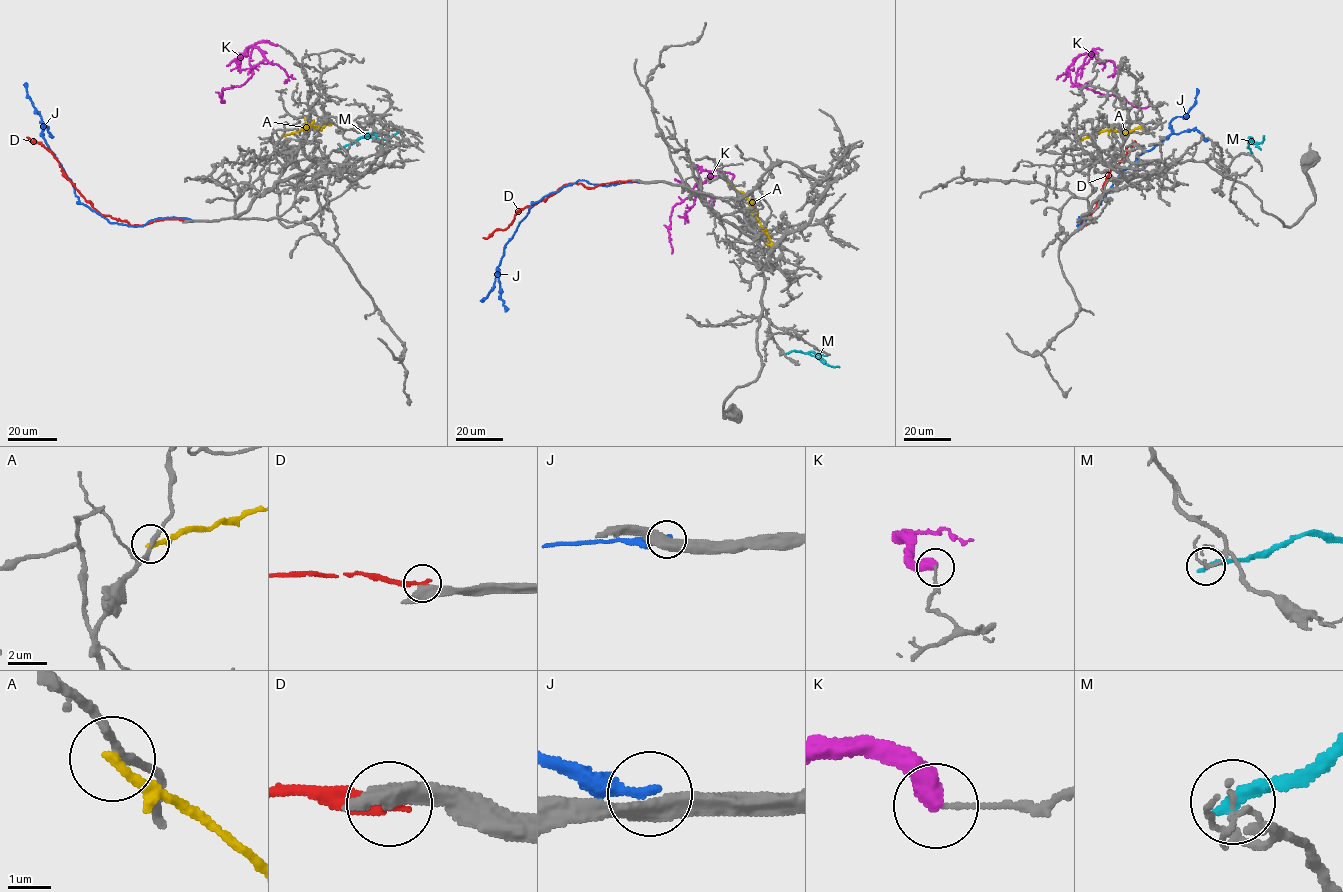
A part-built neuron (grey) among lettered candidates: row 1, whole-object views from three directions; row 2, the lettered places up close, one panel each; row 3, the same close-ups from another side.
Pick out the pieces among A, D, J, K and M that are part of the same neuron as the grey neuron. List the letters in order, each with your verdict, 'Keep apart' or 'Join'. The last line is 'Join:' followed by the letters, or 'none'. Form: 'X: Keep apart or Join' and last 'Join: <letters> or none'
A: Keep apart
D: Keep apart
J: Keep apart
K: Keep apart
M: Keep apart
Join: none

